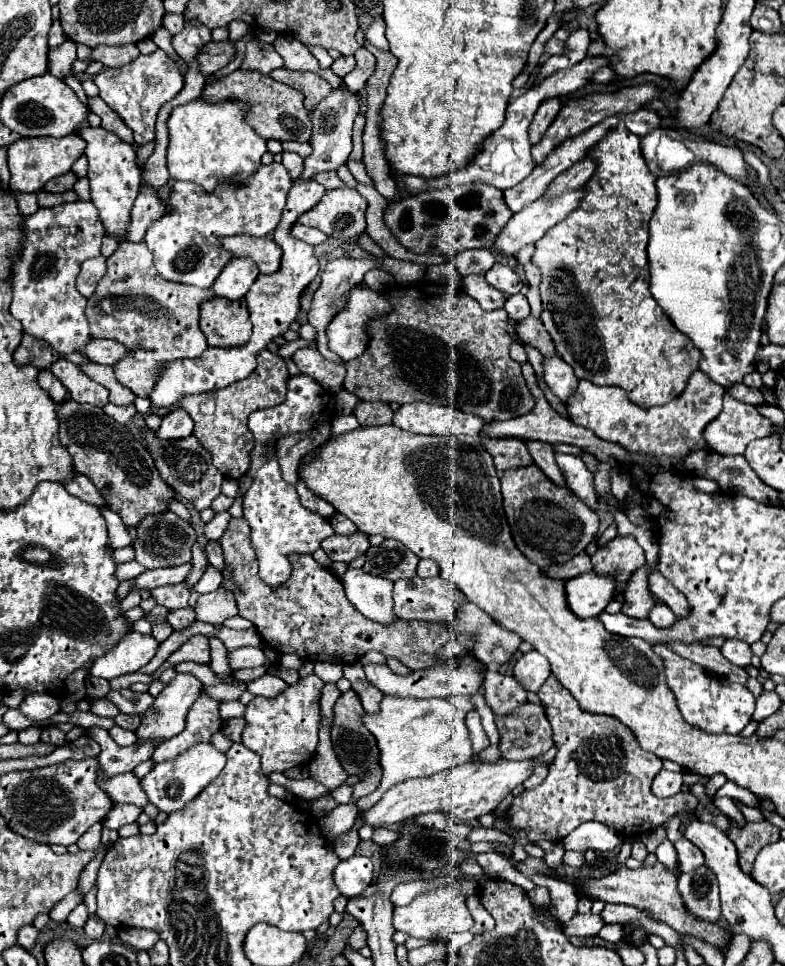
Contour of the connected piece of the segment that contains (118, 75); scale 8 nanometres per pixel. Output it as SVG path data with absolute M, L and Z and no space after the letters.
M157 48L151 54L139 54L133 62L121 66L121 68L105 68L101 70L93 82L99 88L99 96L105 100L105 104L115 110L123 122L133 130L133 138L137 146L143 146L147 142L155 140L155 118L159 108L175 98L183 88L183 74L179 70L179 64L161 48Z

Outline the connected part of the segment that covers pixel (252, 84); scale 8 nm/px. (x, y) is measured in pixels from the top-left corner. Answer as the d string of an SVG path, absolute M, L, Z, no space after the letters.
M235 70L233 74L225 76L223 80L217 80L213 84L207 84L201 94L205 100L243 100L247 106L251 106L247 122L253 126L253 130L263 136L265 140L273 138L279 142L285 140L297 140L297 142L309 142L311 138L311 114L303 106L303 94L295 88L289 88L281 82L275 82L271 76L263 76L259 72L247 72L247 70Z

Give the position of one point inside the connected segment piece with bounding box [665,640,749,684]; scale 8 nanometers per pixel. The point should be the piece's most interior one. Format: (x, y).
(709, 657)

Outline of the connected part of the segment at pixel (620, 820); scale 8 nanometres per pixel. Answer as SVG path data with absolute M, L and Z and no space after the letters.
M553 674L539 688L537 696L539 696L539 700L545 708L547 720L553 728L553 746L557 748L557 754L555 754L553 762L549 764L547 778L539 786L535 786L531 790L523 790L519 796L515 796L505 814L501 814L497 810L491 812L495 816L493 828L497 828L505 834L513 834L513 830L509 828L509 826L513 826L515 830L523 830L527 834L529 842L539 842L537 836L541 836L541 840L563 840L579 824L597 820L597 822L607 824L609 828L615 828L619 834L637 838L637 836L649 832L651 828L661 826L667 818L671 818L677 812L694 813L699 800L691 792L681 791L669 798L653 796L651 782L663 768L663 762L655 754L645 752L639 746L639 742L635 740L633 732L625 724L621 724L619 720L615 720L611 716L583 712L579 708L577 700L571 696L571 692L565 690Z

